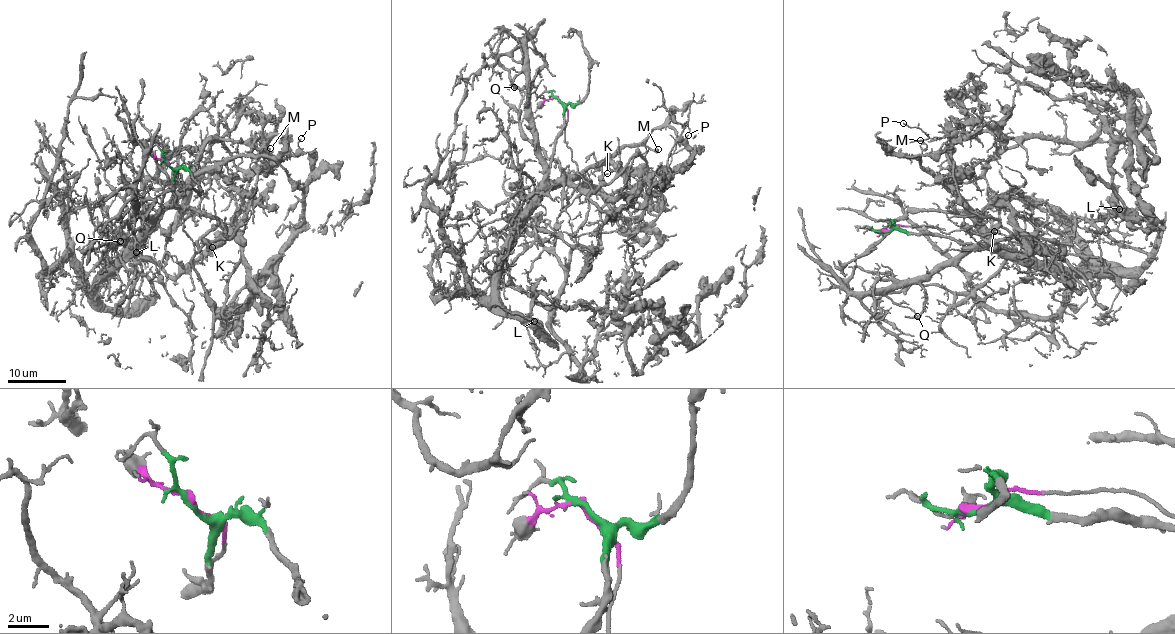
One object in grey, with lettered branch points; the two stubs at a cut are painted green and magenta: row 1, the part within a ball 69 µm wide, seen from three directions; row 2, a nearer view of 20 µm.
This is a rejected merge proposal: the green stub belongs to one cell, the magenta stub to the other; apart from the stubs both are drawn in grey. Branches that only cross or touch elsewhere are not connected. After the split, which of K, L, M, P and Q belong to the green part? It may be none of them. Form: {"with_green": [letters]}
{"with_green": ["L", "M", "Q"]}

